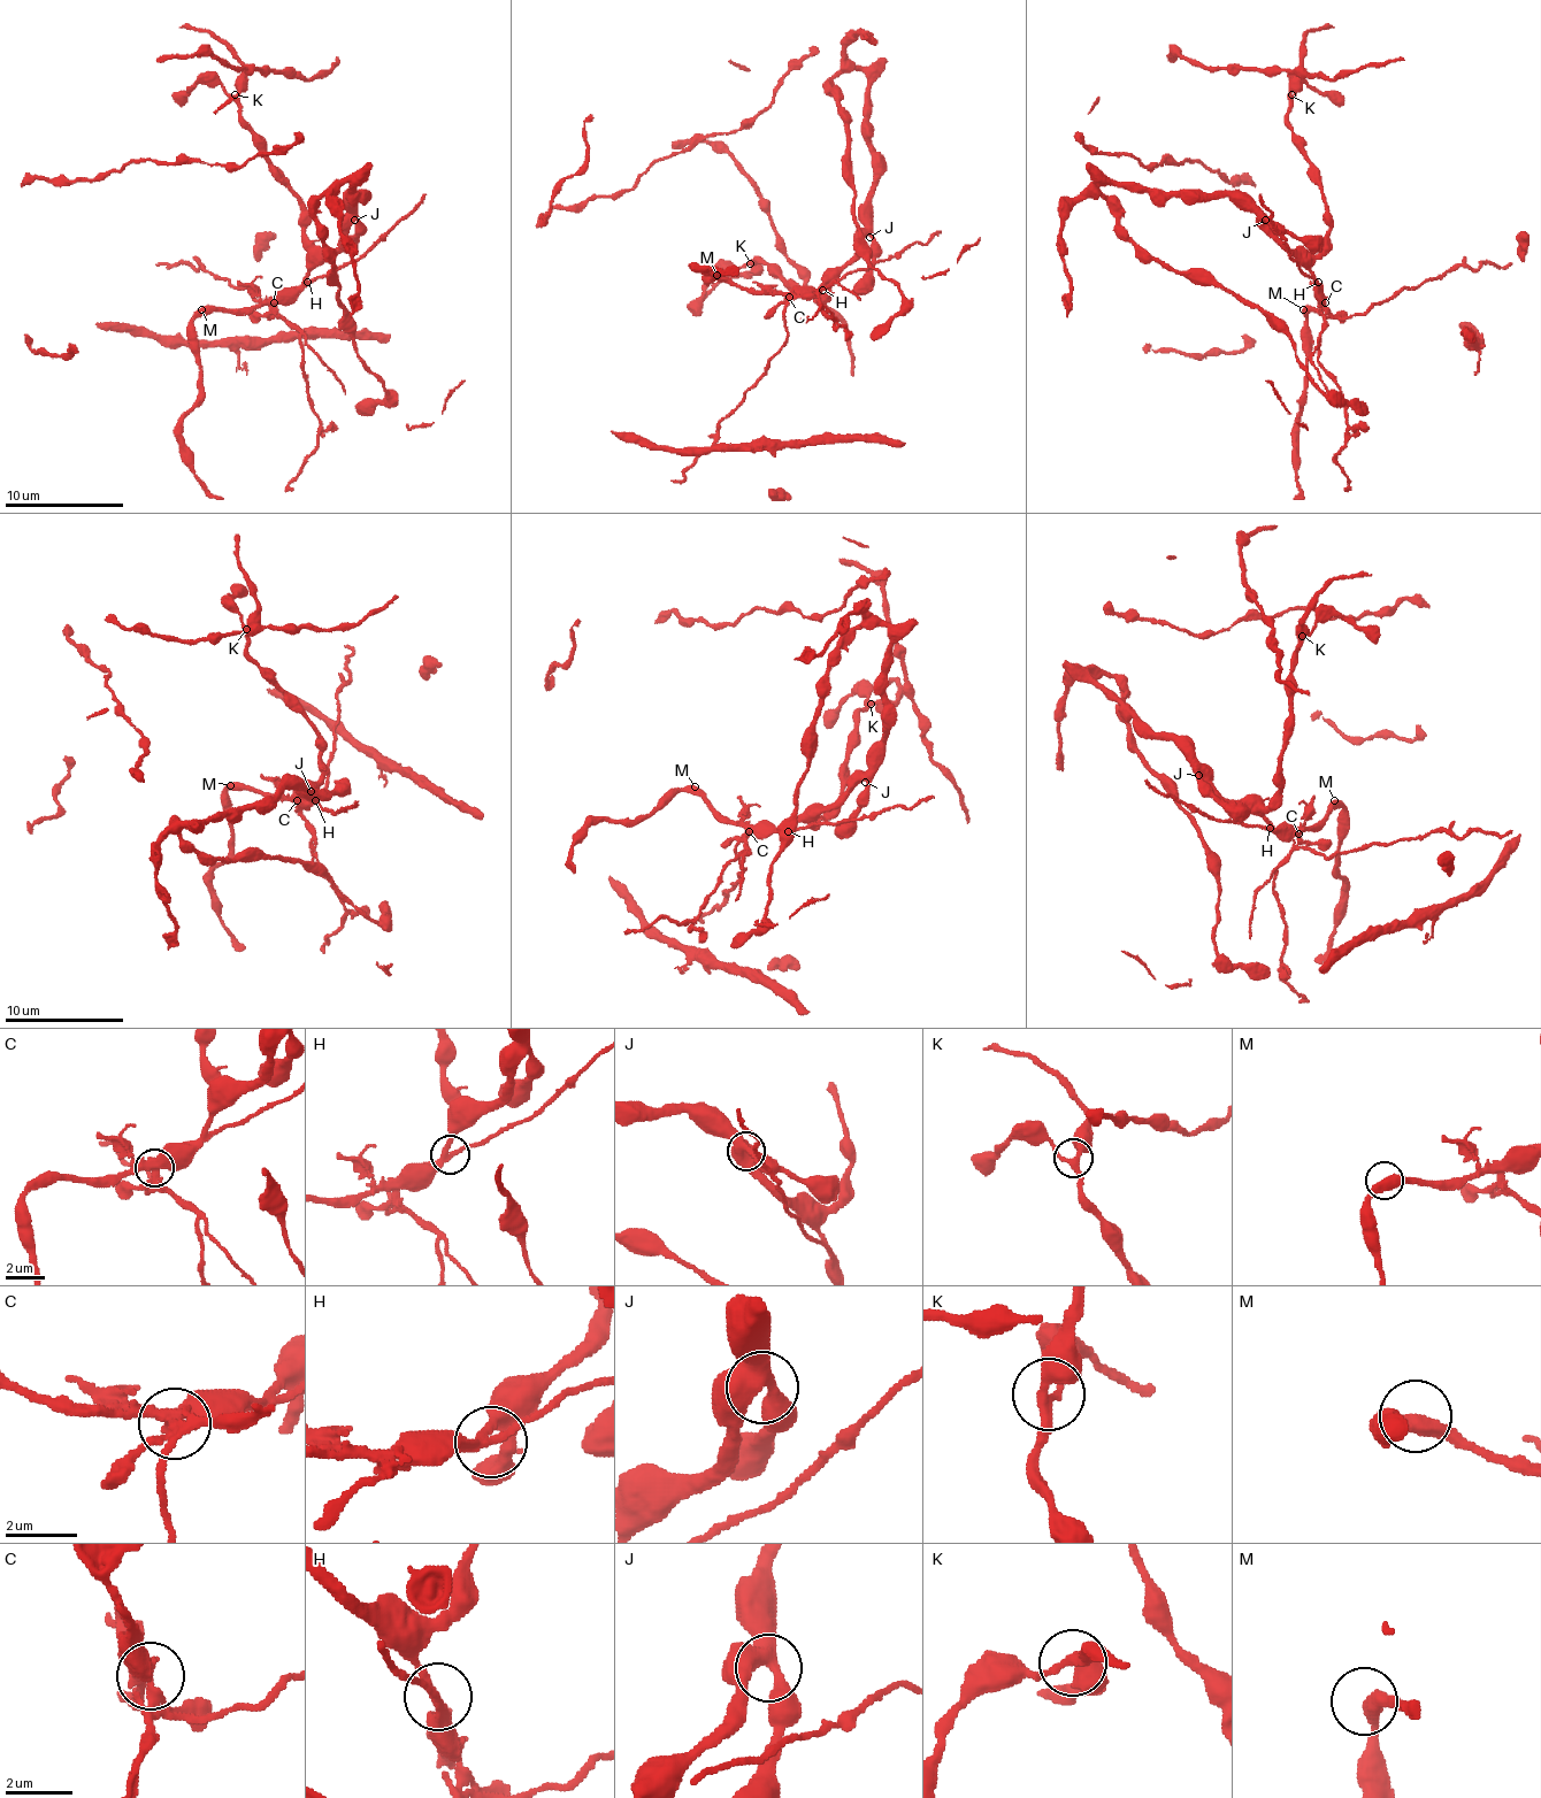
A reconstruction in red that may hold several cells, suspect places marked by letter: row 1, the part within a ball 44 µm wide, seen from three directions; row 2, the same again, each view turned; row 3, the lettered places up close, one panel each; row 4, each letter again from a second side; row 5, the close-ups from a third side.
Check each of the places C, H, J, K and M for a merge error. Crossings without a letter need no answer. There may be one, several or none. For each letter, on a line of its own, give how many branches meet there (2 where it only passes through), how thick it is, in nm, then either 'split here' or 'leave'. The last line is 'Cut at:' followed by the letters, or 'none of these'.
C: 3 branches meet; 420 nm thick; split here
H: 3 branches meet; 240 nm thick; split here
J: 3 branches meet; 440 nm thick; leave
K: 3 branches meet; 280 nm thick; leave
M: 2 branches meet; 420 nm thick; leave
Cut at: C, H

